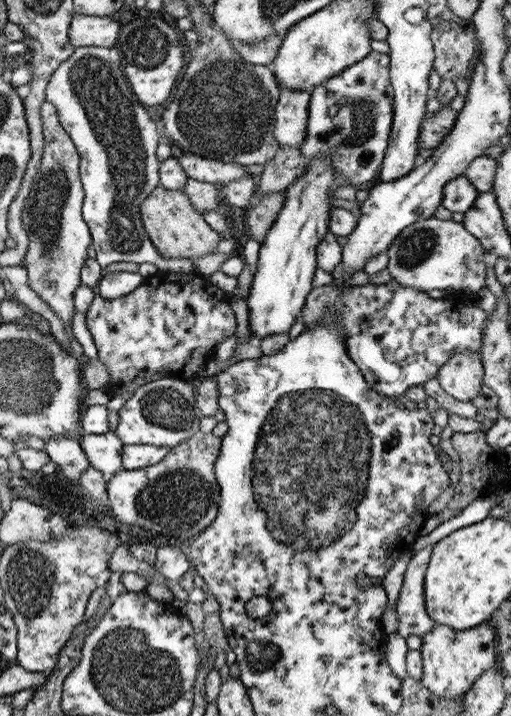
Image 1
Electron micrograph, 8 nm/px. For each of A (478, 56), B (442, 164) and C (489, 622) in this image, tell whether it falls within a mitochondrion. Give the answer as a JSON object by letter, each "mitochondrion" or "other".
{"A":"other","B":"other","C":"other"}

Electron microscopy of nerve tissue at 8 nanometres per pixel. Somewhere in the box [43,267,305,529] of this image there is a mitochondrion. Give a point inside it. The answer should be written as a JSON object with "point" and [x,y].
{"point":[172,412]}

